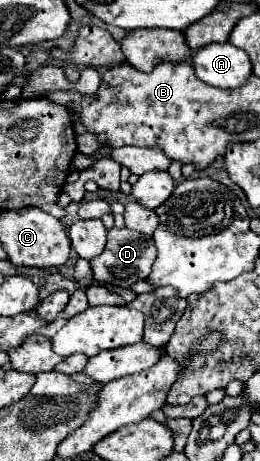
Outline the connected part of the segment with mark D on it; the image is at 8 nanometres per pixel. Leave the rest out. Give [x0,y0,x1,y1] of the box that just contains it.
[91,228,157,288]

